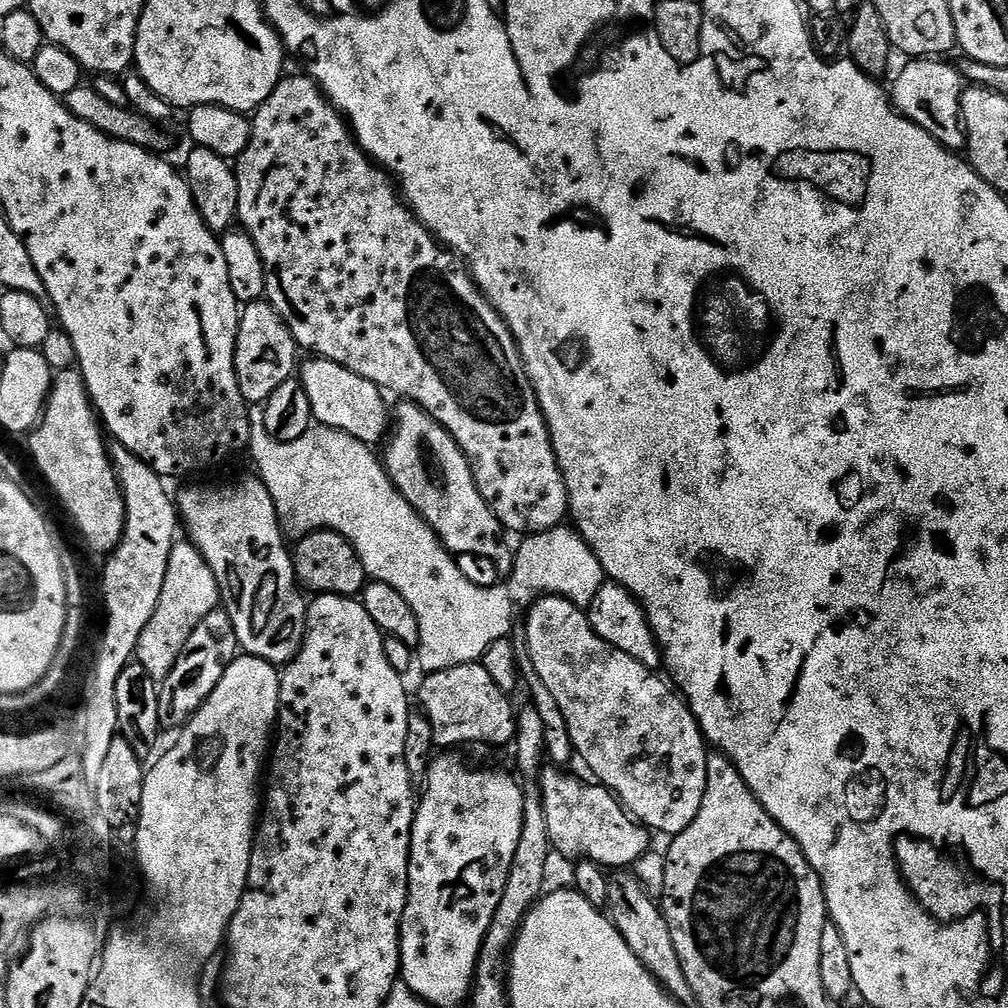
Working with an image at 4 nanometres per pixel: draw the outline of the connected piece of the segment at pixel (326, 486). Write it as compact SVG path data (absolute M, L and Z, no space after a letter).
M256 426L252 430L251 452L252 460L256 463L257 470L260 471L257 472L258 479L266 486L266 490L270 490L270 498L274 498L278 522L285 537L297 541L301 540L303 536L309 536L311 532L322 532L325 530L342 534L354 546L354 550L364 567L365 577L377 580L378 582L386 582L386 586L394 586L394 590L398 590L398 594L402 594L402 598L406 598L406 602L410 602L410 610L414 610L414 614L418 618L418 626L420 627L418 668L421 668L421 673L427 674L429 672L453 668L454 666L480 662L483 660L488 648L494 645L494 642L498 642L499 639L507 637L511 633L514 621L512 621L512 604L508 597L508 592L503 592L496 586L479 588L474 581L468 580L467 574L456 565L458 563L457 557L444 547L444 544L434 534L431 526L418 514L418 510L414 510L414 506L410 506L410 502L406 502L406 498L402 498L402 494L396 489L394 482L388 476L388 471L384 469L381 457L377 453L375 456L372 453L375 451L369 445L363 444L361 440L354 438L350 434L323 426L309 428L306 434L302 434L302 438L298 438L294 442L278 442L263 426Z

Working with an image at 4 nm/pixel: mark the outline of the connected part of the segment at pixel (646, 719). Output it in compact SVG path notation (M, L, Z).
M541 595L539 599L532 604L526 612L526 623L528 628L528 644L530 660L534 664L538 678L546 684L551 694L554 694L558 707L562 710L562 715L566 720L566 726L569 727L570 738L575 748L575 755L584 759L584 764L593 772L595 779L603 784L610 792L616 793L616 799L628 809L629 813L635 819L639 820L645 828L653 833L665 832L668 838L677 836L694 818L698 818L698 810L702 810L702 798L706 798L706 766L710 755L709 745L706 743L704 736L700 733L698 722L694 714L688 708L683 695L678 694L677 689L663 675L657 674L653 669L642 666L638 658L630 658L630 654L622 654L610 642L598 638L598 634L592 629L592 624L588 620L588 614L585 609L579 608L574 602L568 601L564 597L555 595Z

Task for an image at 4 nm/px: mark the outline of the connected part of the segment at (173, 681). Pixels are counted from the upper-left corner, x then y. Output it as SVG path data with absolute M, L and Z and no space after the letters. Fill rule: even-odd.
M219 606L194 628L186 646L182 647L181 656L176 665L162 682L158 702L161 729L183 729L193 714L202 706L202 702L210 698L222 674L226 674L228 667L234 663L237 656L241 655L241 652L238 634L234 634L234 626L230 622L230 614Z

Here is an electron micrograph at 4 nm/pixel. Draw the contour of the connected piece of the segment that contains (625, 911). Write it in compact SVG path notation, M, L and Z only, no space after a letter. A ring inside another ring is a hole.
M616 870L607 877L609 900L606 907L616 929L622 934L626 946L634 950L638 962L646 966L658 983L667 988L670 995L678 1001L695 1001L694 990L690 990L690 982L686 982L686 974L682 971L682 962L678 958L678 950L674 950L674 938L670 938L670 926L666 922L661 905L640 884L635 871Z

